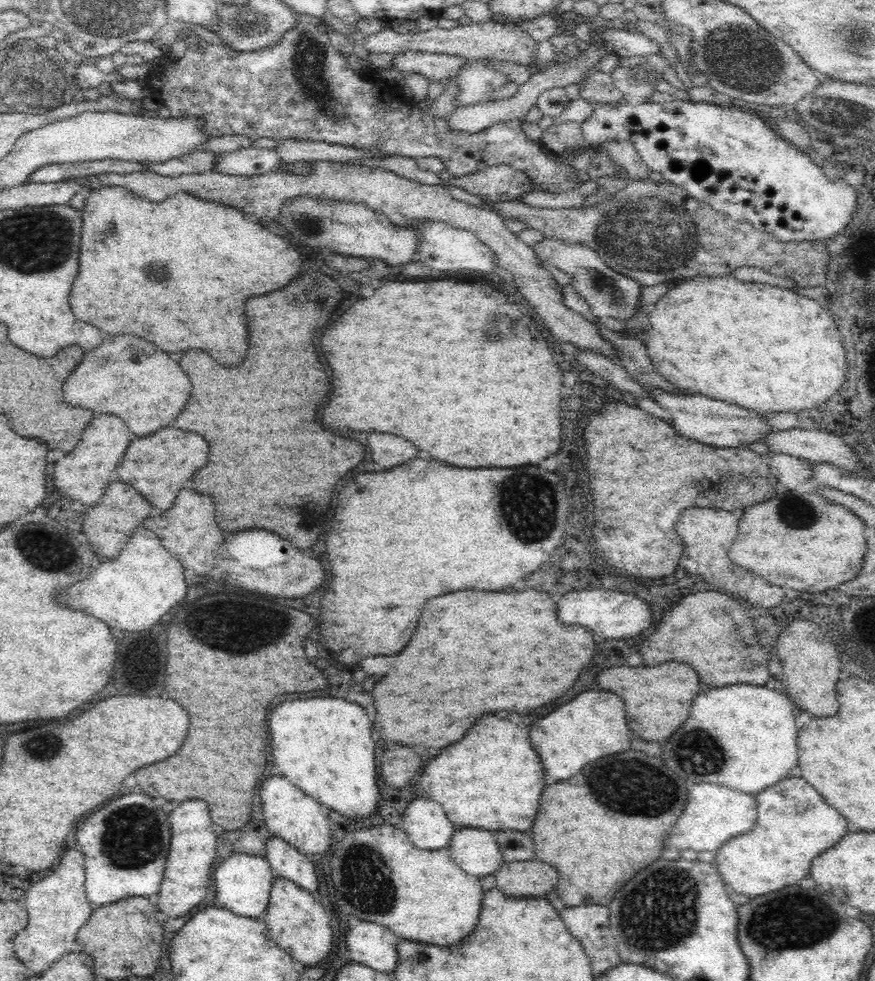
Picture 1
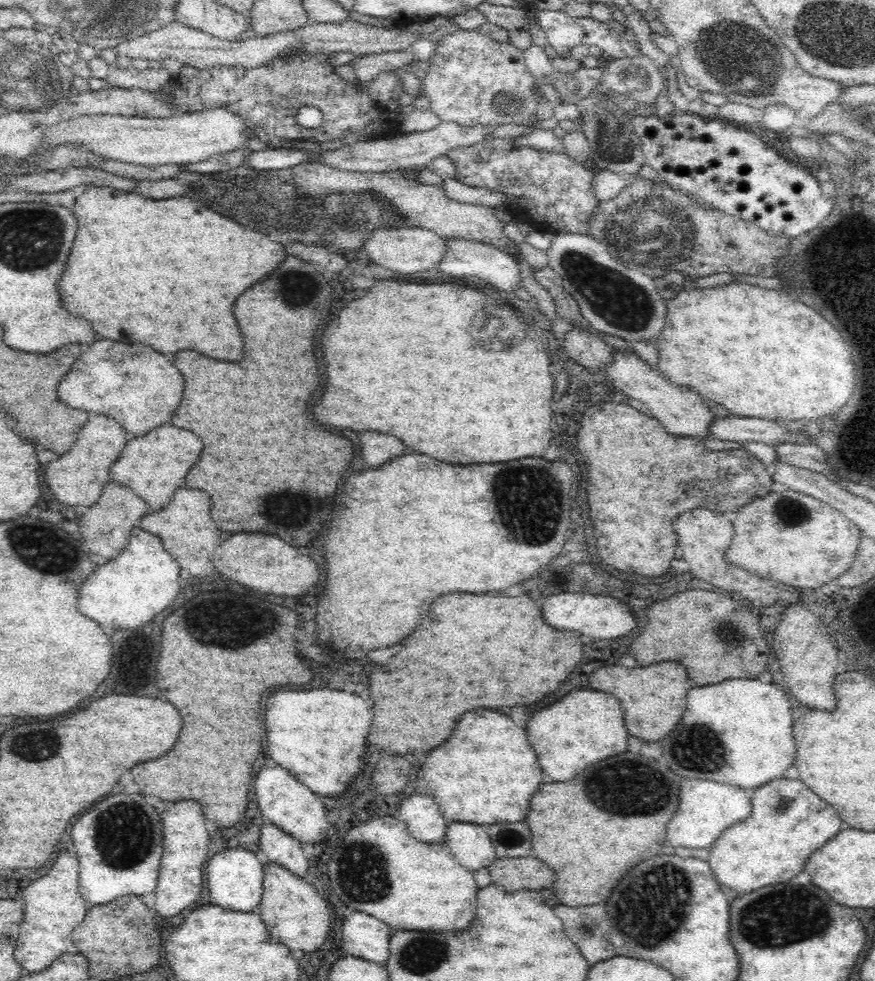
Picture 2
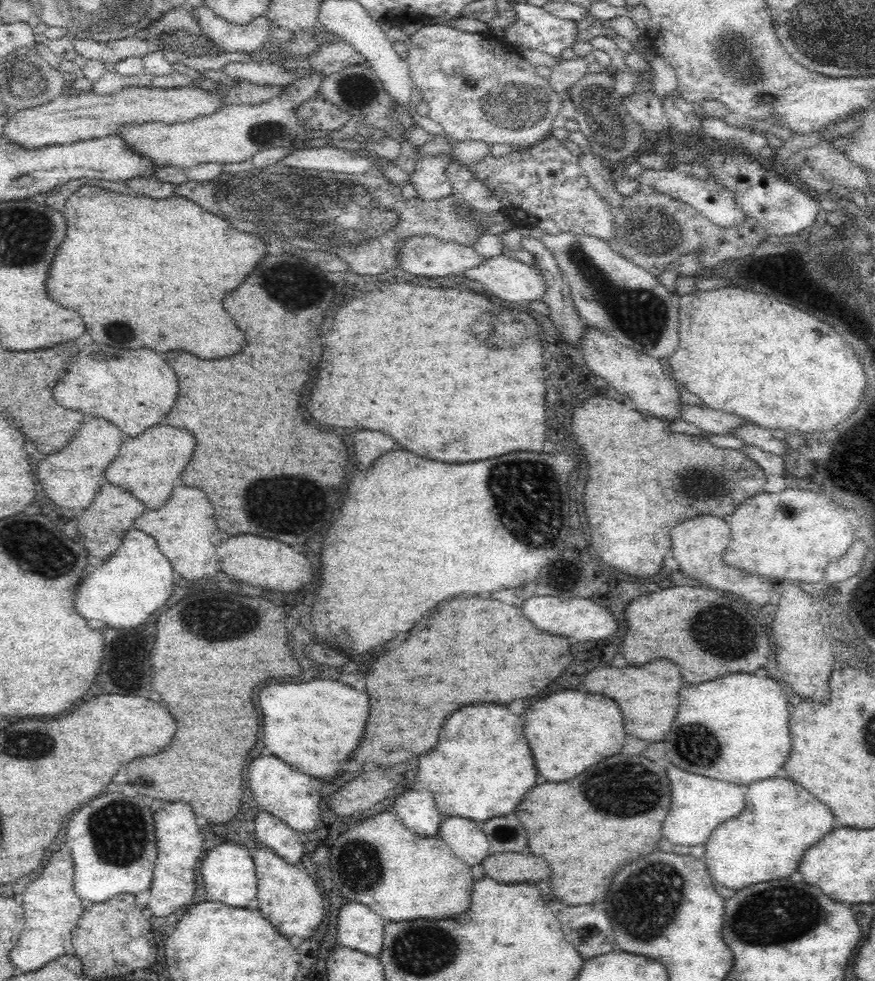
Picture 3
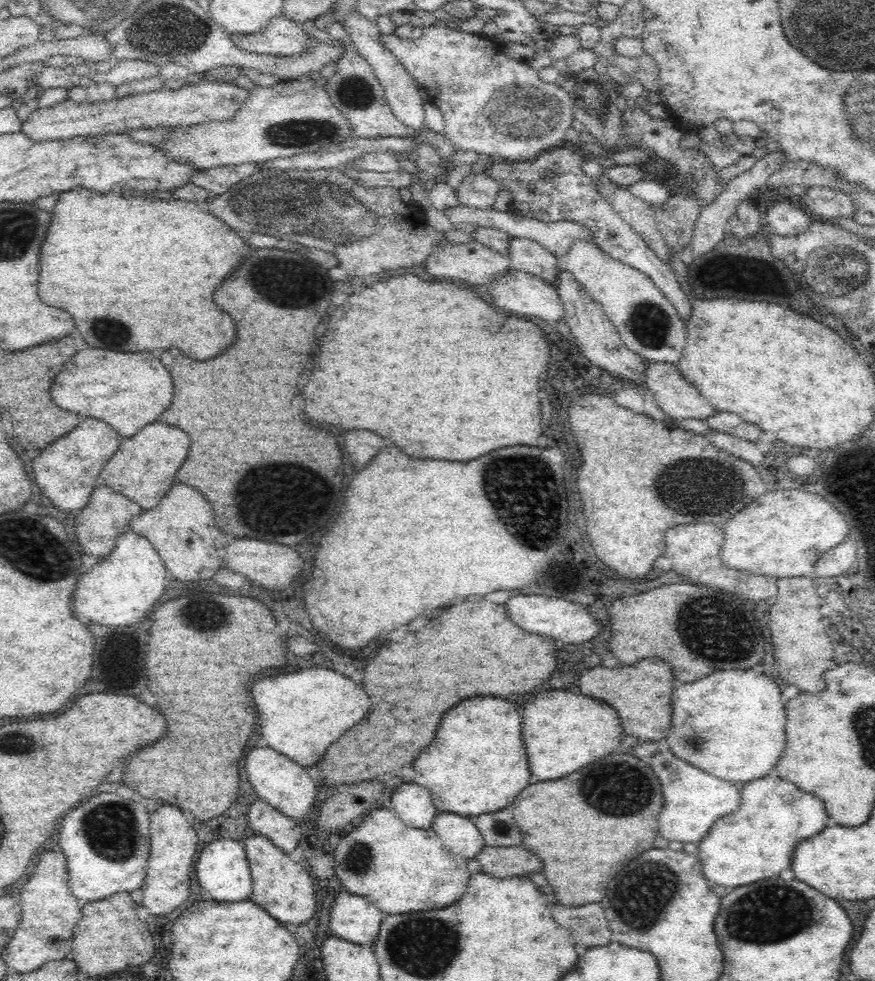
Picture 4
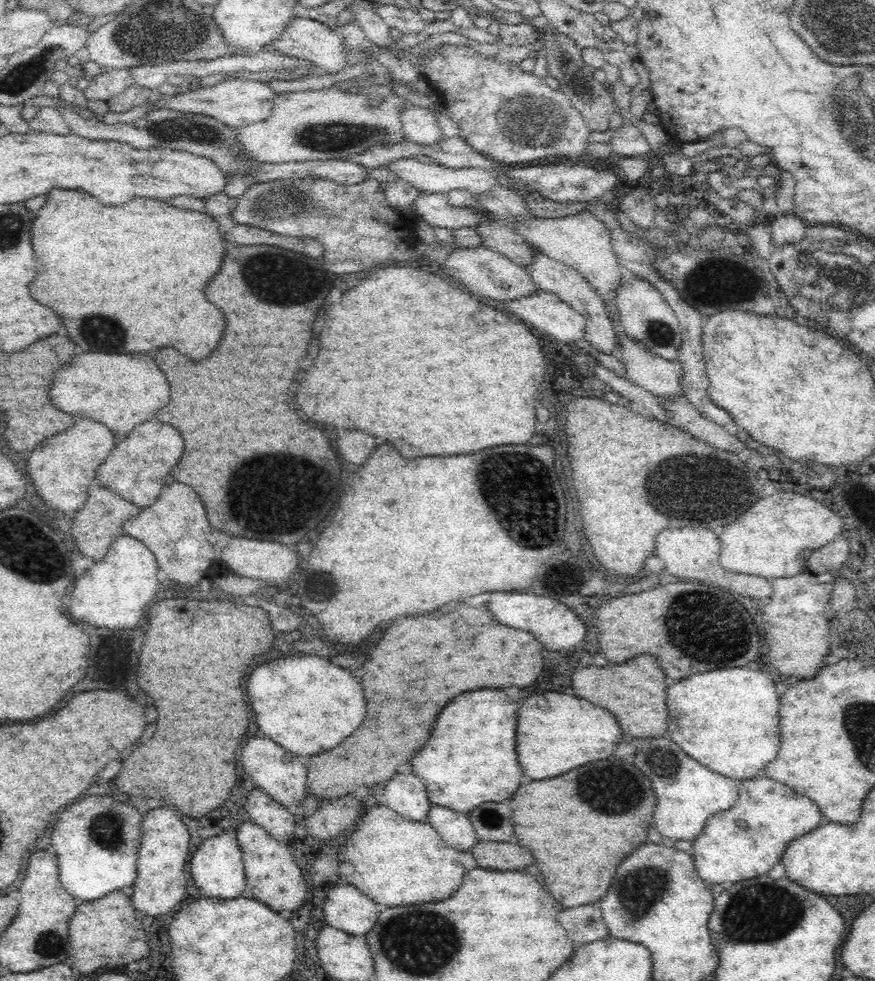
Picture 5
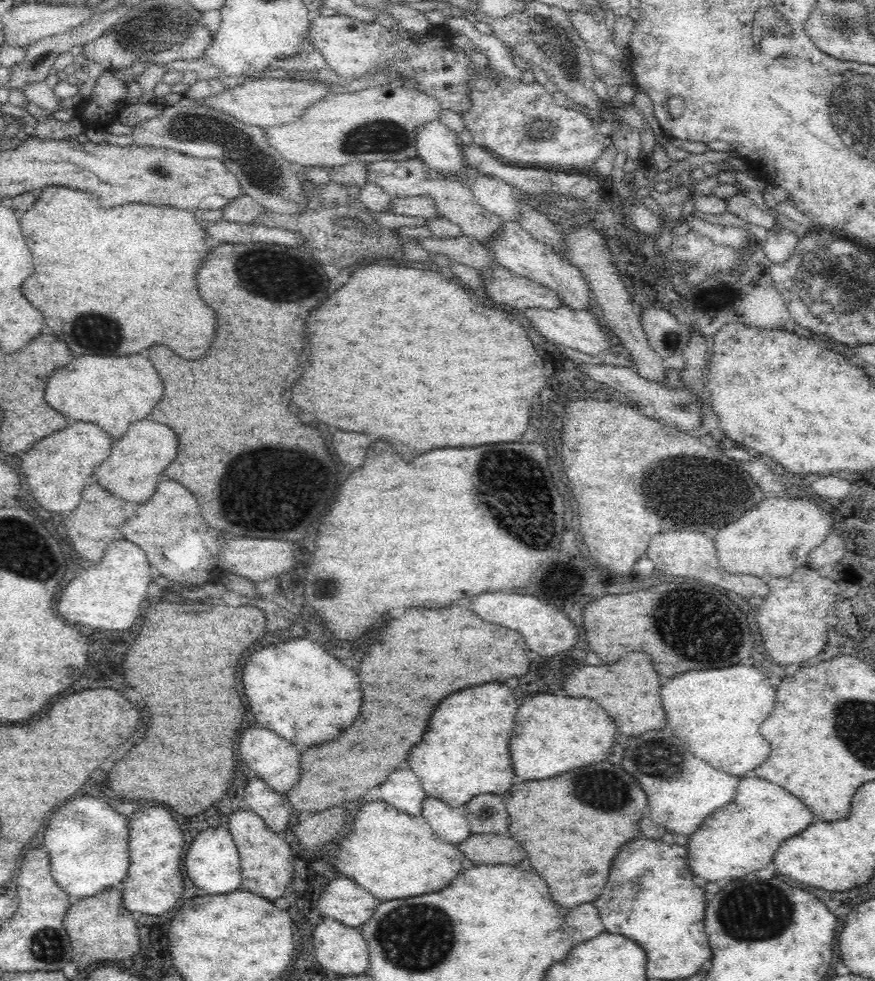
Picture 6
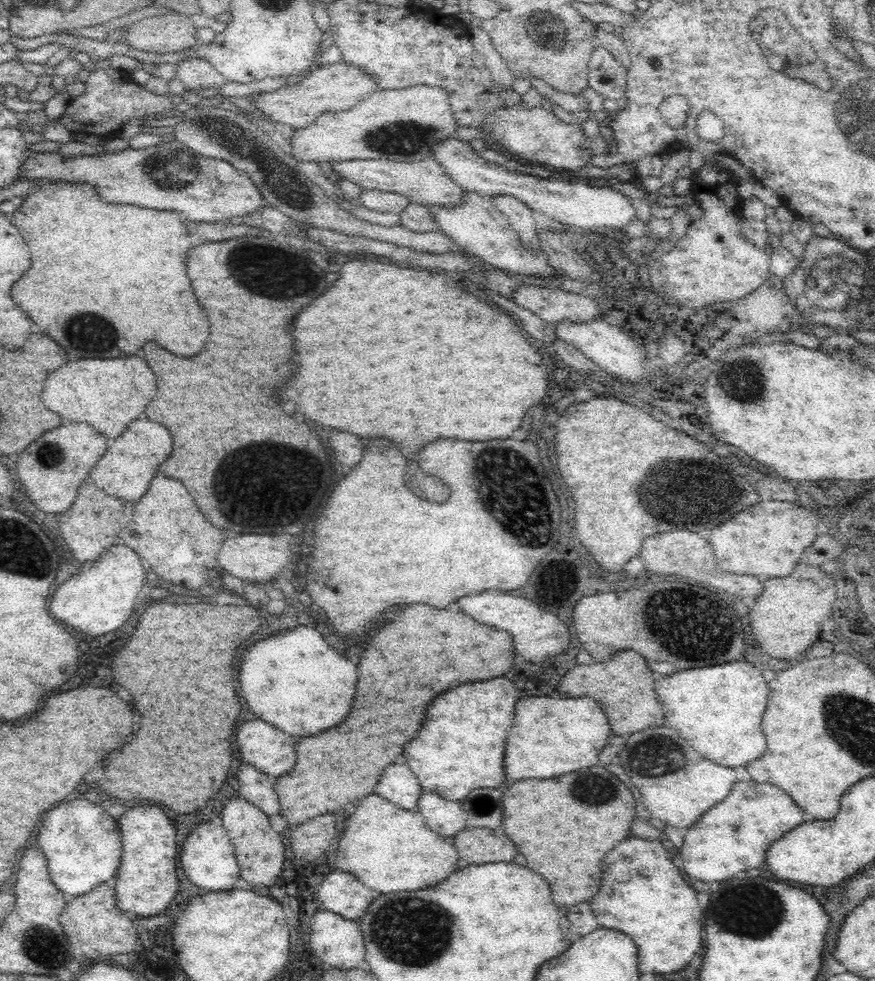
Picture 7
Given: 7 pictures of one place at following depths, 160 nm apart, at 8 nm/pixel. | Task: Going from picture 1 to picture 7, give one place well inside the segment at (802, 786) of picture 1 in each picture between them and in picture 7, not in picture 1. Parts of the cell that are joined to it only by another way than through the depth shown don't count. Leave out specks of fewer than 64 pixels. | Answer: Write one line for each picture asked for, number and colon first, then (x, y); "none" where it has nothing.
2: (787, 822)
3: (766, 840)
4: (756, 841)
5: (744, 841)
6: (740, 837)
7: (712, 850)

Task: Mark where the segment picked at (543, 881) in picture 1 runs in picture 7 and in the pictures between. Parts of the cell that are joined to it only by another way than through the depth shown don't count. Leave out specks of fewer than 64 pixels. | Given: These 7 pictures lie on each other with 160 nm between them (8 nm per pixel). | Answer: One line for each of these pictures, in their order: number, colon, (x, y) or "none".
2: (512, 874)
3: (507, 867)
4: (498, 861)
5: (489, 854)
6: (482, 849)
7: (479, 845)

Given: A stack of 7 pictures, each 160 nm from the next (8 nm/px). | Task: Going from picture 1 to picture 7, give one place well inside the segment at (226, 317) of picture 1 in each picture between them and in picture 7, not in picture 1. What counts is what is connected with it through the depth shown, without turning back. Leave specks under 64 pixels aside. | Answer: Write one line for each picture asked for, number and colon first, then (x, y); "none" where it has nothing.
2: (166, 272)
3: (143, 273)
4: (136, 274)
5: (128, 278)
6: (96, 267)
7: (105, 278)

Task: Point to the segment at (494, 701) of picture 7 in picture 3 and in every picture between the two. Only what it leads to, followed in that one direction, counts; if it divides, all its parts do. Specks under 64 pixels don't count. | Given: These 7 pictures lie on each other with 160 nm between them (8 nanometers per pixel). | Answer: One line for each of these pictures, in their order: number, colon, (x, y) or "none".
3: (481, 768)
4: (475, 764)
5: (470, 758)
6: (465, 751)

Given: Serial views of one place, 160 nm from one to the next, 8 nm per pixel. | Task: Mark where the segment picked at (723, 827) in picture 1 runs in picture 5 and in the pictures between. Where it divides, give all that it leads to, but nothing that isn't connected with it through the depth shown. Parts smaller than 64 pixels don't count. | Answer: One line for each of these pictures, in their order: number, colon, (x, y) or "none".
2: (705, 808)
3: (693, 816)
4: (693, 799)
5: (687, 794)

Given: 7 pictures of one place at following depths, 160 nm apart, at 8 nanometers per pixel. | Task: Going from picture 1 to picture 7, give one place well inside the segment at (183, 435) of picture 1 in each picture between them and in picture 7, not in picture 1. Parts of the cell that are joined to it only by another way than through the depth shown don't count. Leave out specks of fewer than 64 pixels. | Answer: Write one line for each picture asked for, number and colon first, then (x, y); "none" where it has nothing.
2: (154, 465)
3: (148, 465)
4: (143, 468)
5: (137, 468)
6: (134, 467)
7: (125, 471)

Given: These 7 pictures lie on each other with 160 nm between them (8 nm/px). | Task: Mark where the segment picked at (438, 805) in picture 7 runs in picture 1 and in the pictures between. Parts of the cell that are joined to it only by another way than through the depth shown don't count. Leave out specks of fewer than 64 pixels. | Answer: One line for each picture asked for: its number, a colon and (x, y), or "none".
1: (475, 850)
2: (470, 843)
3: (467, 841)
4: (458, 833)
5: (455, 828)
6: (450, 823)

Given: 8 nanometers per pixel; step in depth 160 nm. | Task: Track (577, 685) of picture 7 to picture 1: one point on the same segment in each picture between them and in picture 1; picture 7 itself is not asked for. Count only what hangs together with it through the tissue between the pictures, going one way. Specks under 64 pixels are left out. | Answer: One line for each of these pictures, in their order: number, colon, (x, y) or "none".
1: (658, 699)
2: (653, 698)
3: (647, 695)
4: (641, 693)
5: (634, 692)
6: (629, 690)

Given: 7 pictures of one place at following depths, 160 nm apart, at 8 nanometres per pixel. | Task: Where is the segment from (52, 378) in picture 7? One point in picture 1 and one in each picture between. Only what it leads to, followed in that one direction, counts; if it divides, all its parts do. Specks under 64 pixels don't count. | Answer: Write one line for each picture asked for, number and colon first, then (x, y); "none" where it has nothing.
1: (134, 379)
2: (136, 385)
3: (133, 389)
4: (128, 390)
5: (118, 390)
6: (113, 392)

